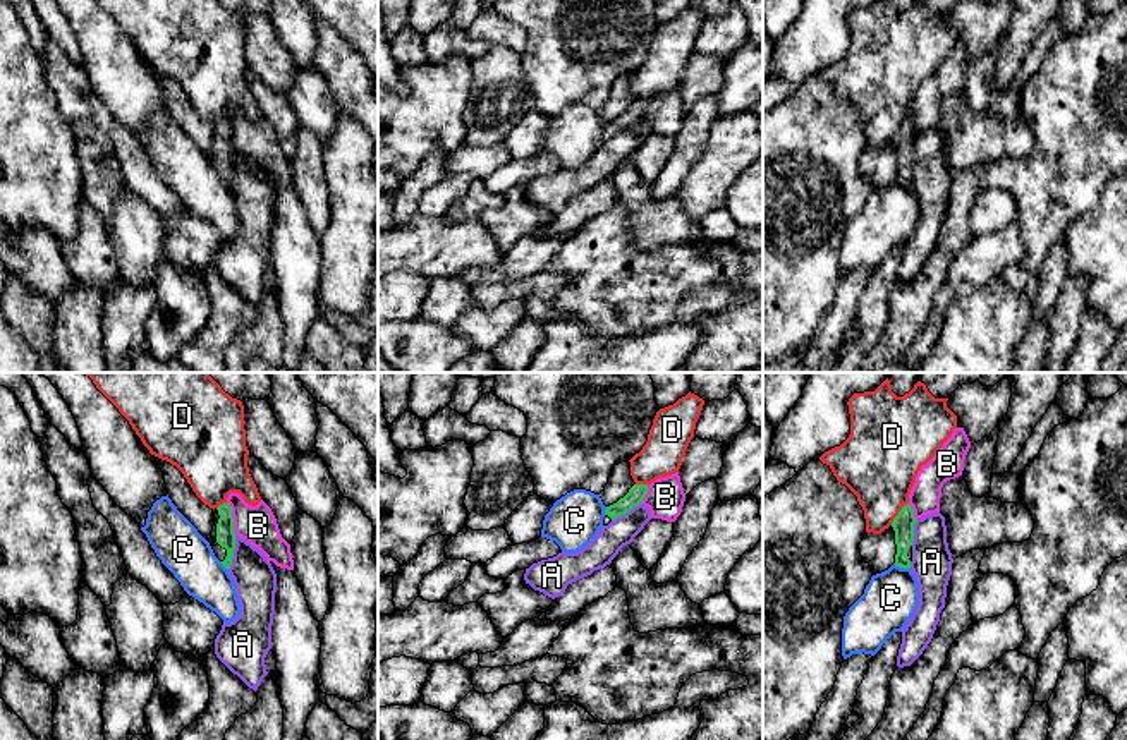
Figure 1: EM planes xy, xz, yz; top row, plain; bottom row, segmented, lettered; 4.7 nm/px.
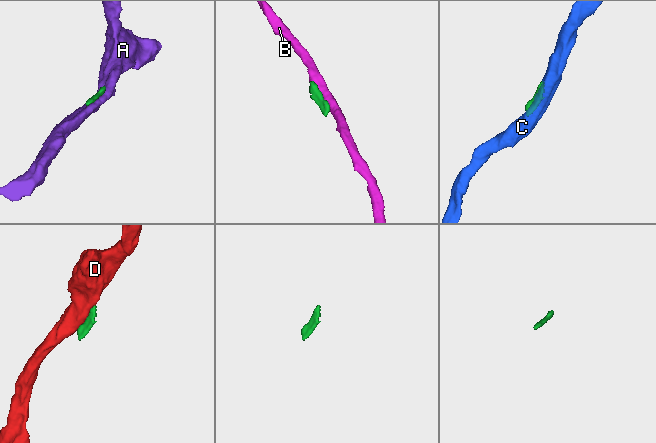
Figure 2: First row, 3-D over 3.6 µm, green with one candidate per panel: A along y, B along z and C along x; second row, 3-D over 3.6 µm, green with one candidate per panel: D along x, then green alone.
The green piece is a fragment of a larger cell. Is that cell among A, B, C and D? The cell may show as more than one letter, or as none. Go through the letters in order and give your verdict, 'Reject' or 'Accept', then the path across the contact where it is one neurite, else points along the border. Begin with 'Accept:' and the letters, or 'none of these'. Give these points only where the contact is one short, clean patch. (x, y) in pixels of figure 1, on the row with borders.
Accept: none of these
A: Reject
B: Reject
C: Reject
D: Reject. Boundary: yz (907, 502), (890, 524)

